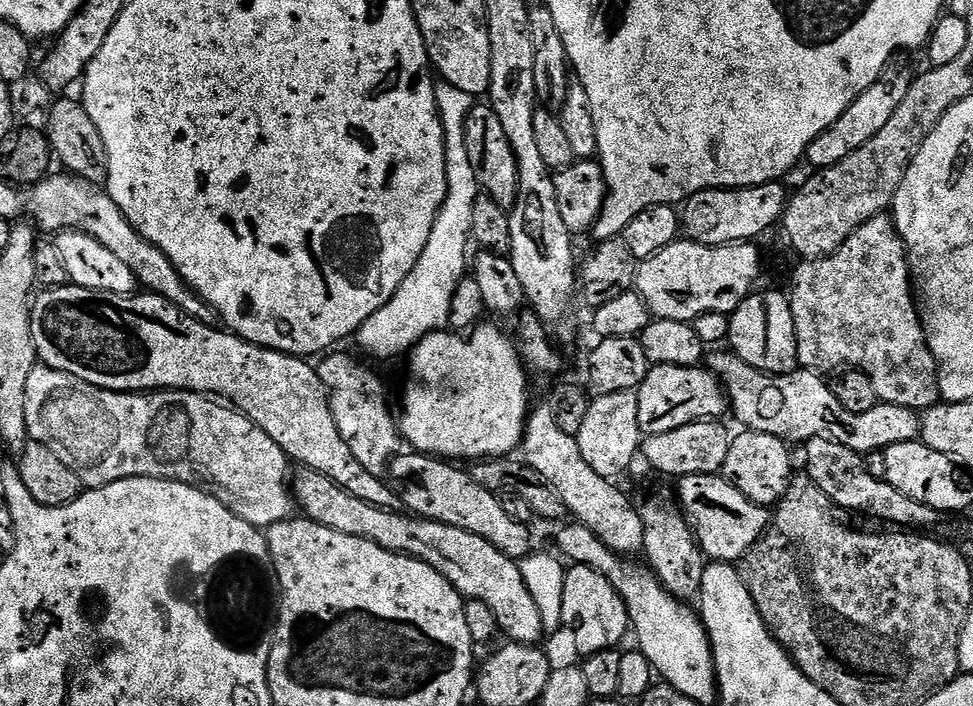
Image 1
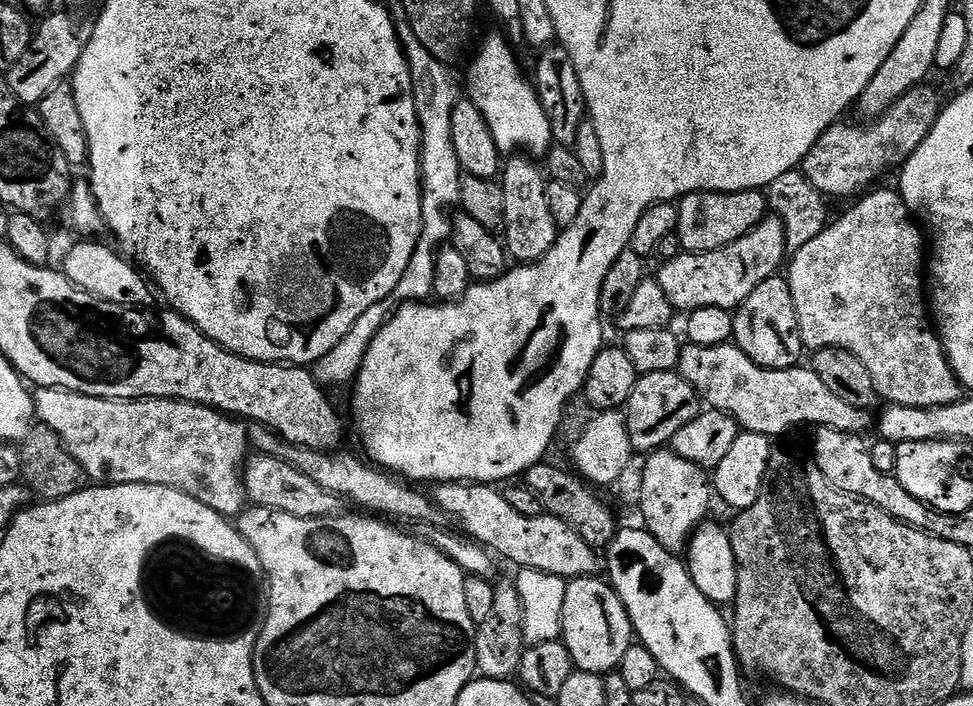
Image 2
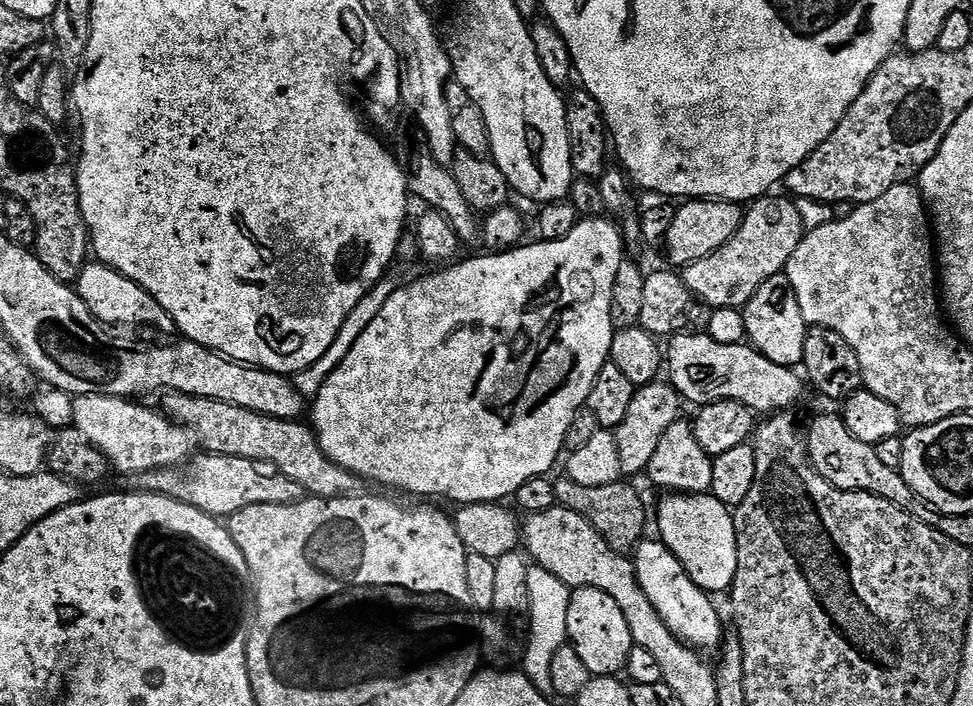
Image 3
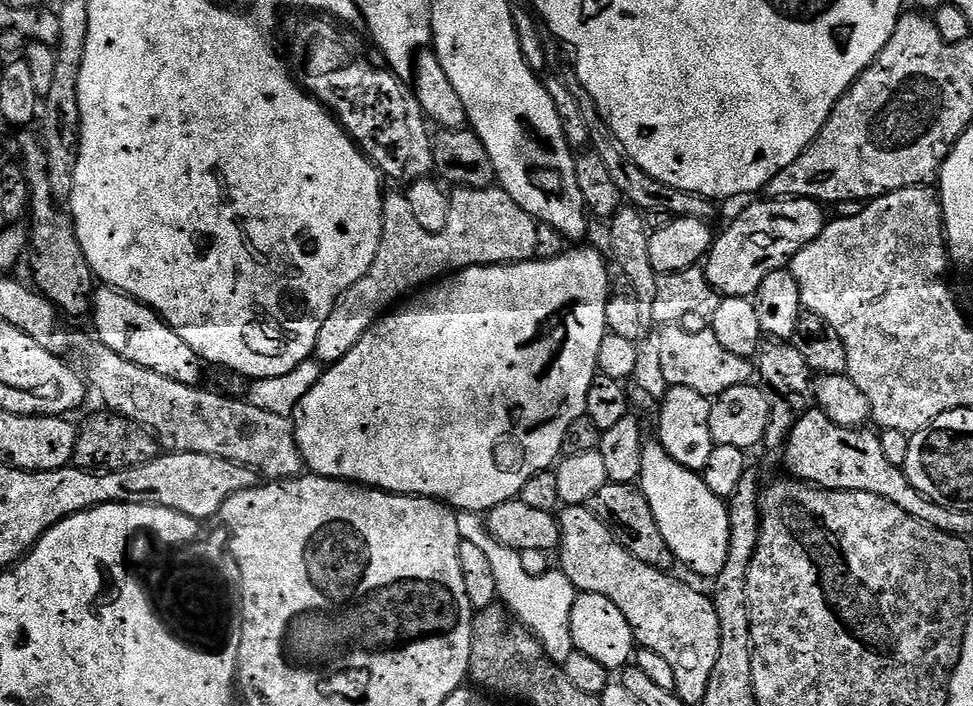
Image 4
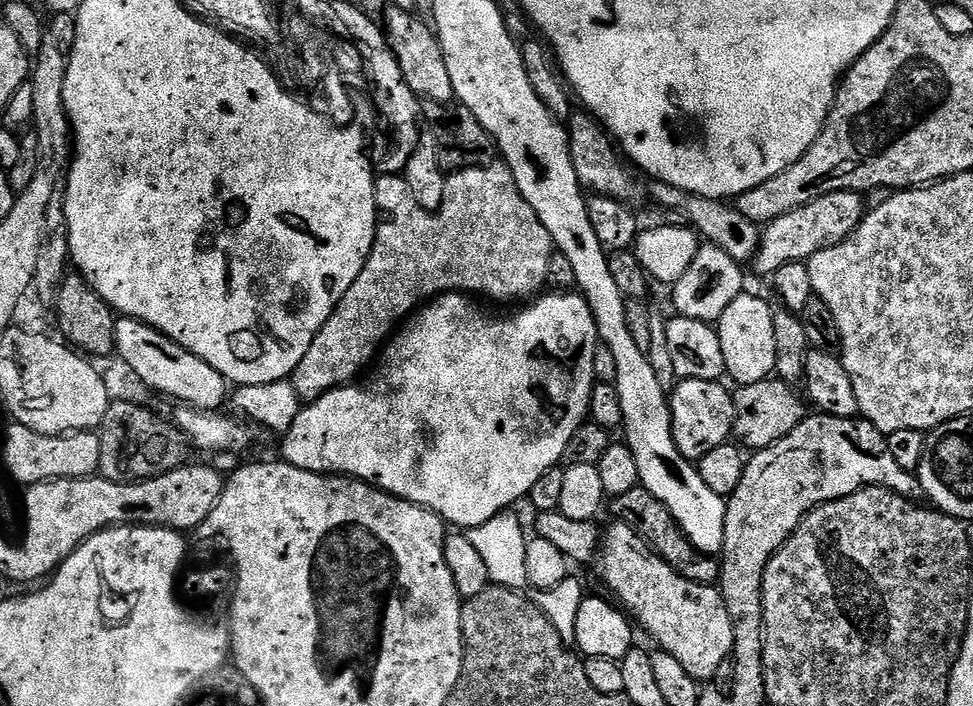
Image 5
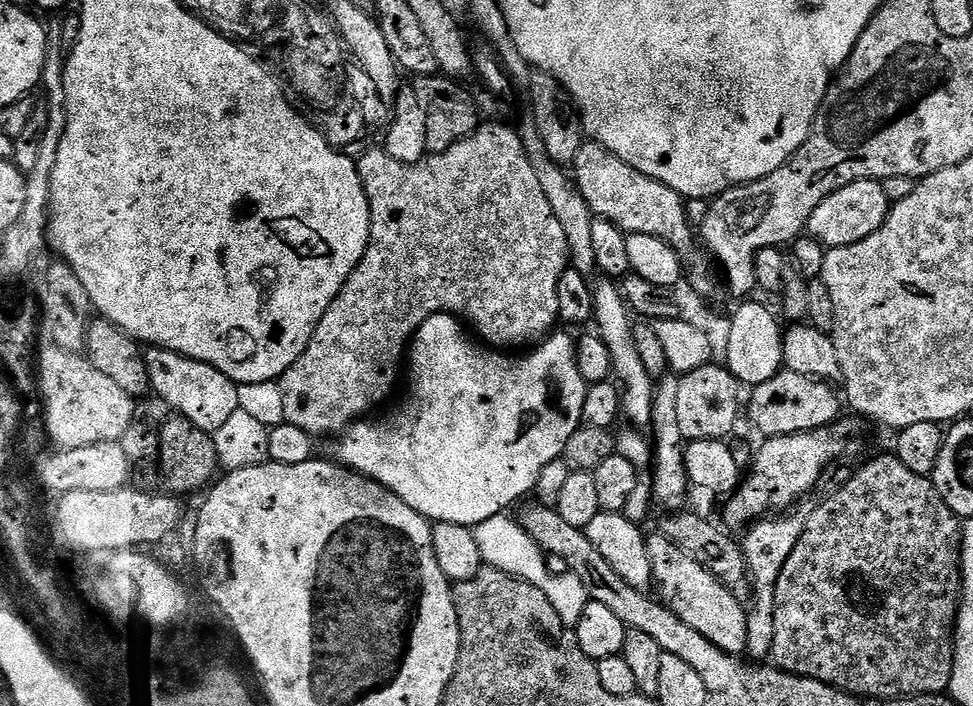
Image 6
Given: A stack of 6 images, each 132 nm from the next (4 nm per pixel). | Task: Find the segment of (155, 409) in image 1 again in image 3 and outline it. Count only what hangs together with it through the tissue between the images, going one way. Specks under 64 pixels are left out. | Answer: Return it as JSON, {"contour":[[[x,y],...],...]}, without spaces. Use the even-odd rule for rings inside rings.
{"contour":[[[77,396],[73,399],[72,423],[99,455],[101,452],[118,471],[132,478],[150,470],[183,465],[193,455],[194,449],[194,440],[188,429],[180,427],[163,411],[155,412],[140,404],[143,403],[123,396]]]}

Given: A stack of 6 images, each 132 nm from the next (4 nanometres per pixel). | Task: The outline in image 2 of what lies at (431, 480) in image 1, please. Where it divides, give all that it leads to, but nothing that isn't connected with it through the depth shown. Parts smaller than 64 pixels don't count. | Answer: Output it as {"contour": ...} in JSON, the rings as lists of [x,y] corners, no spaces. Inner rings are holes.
{"contour":[[[437,484],[434,499],[449,521],[456,523],[457,520],[471,539],[484,545],[499,559],[501,556],[516,564],[517,569],[542,570],[567,581],[577,580],[579,576],[591,576],[597,571],[597,553],[583,540],[582,534],[574,534],[566,522],[547,514],[534,518],[518,514],[518,510],[506,502],[499,487],[491,484]]]}

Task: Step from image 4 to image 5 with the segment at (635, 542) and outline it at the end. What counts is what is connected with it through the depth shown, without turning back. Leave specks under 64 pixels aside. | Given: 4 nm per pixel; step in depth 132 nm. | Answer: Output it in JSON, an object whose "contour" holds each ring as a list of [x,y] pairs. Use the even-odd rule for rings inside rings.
{"contour":[[[638,486],[627,494],[615,497],[611,504],[613,517],[626,521],[634,529],[636,535],[642,537],[667,564],[674,566],[678,574],[682,574],[682,578],[690,578],[699,584],[710,585],[715,585],[719,581],[719,559],[715,555],[698,551],[688,541],[686,534],[678,526],[678,522],[674,522],[670,510],[666,510],[666,506],[662,506],[662,502],[658,502],[658,498],[650,494],[650,490]]]}

